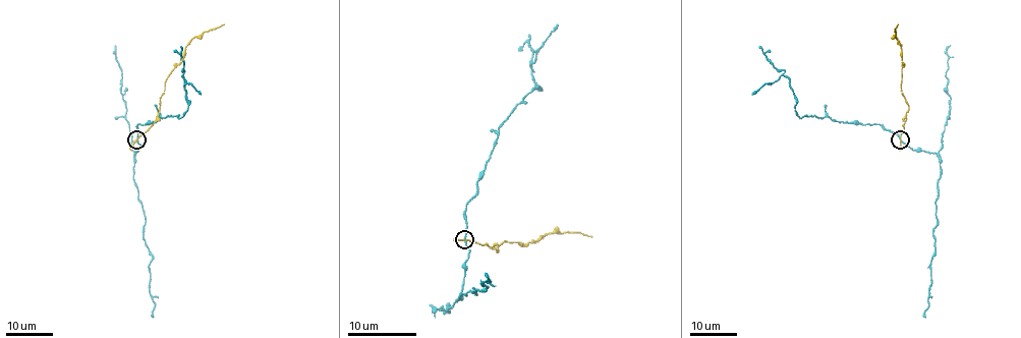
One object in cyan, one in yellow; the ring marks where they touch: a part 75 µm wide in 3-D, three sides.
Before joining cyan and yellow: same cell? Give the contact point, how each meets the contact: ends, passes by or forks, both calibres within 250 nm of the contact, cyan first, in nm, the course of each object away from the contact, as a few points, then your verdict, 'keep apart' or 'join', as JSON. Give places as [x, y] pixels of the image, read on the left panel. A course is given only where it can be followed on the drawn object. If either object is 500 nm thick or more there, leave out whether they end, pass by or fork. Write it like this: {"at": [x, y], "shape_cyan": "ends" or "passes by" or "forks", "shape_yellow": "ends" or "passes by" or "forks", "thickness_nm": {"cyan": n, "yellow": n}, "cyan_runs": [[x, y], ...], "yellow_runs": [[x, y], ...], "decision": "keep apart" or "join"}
{"at": [136, 139], "shape_cyan": "passes by", "shape_yellow": "passes by", "thickness_nm": {"cyan": 160, "yellow": 160}, "cyan_runs": [[137, 139], [133, 170], [146, 220], [143, 238], [152, 256], [149, 290], [155, 307], [152, 317]], "yellow_runs": [[137, 138], [154, 122], [164, 82], [181, 59], [185, 46], [193, 38], [224, 23]], "decision": "keep apart"}

